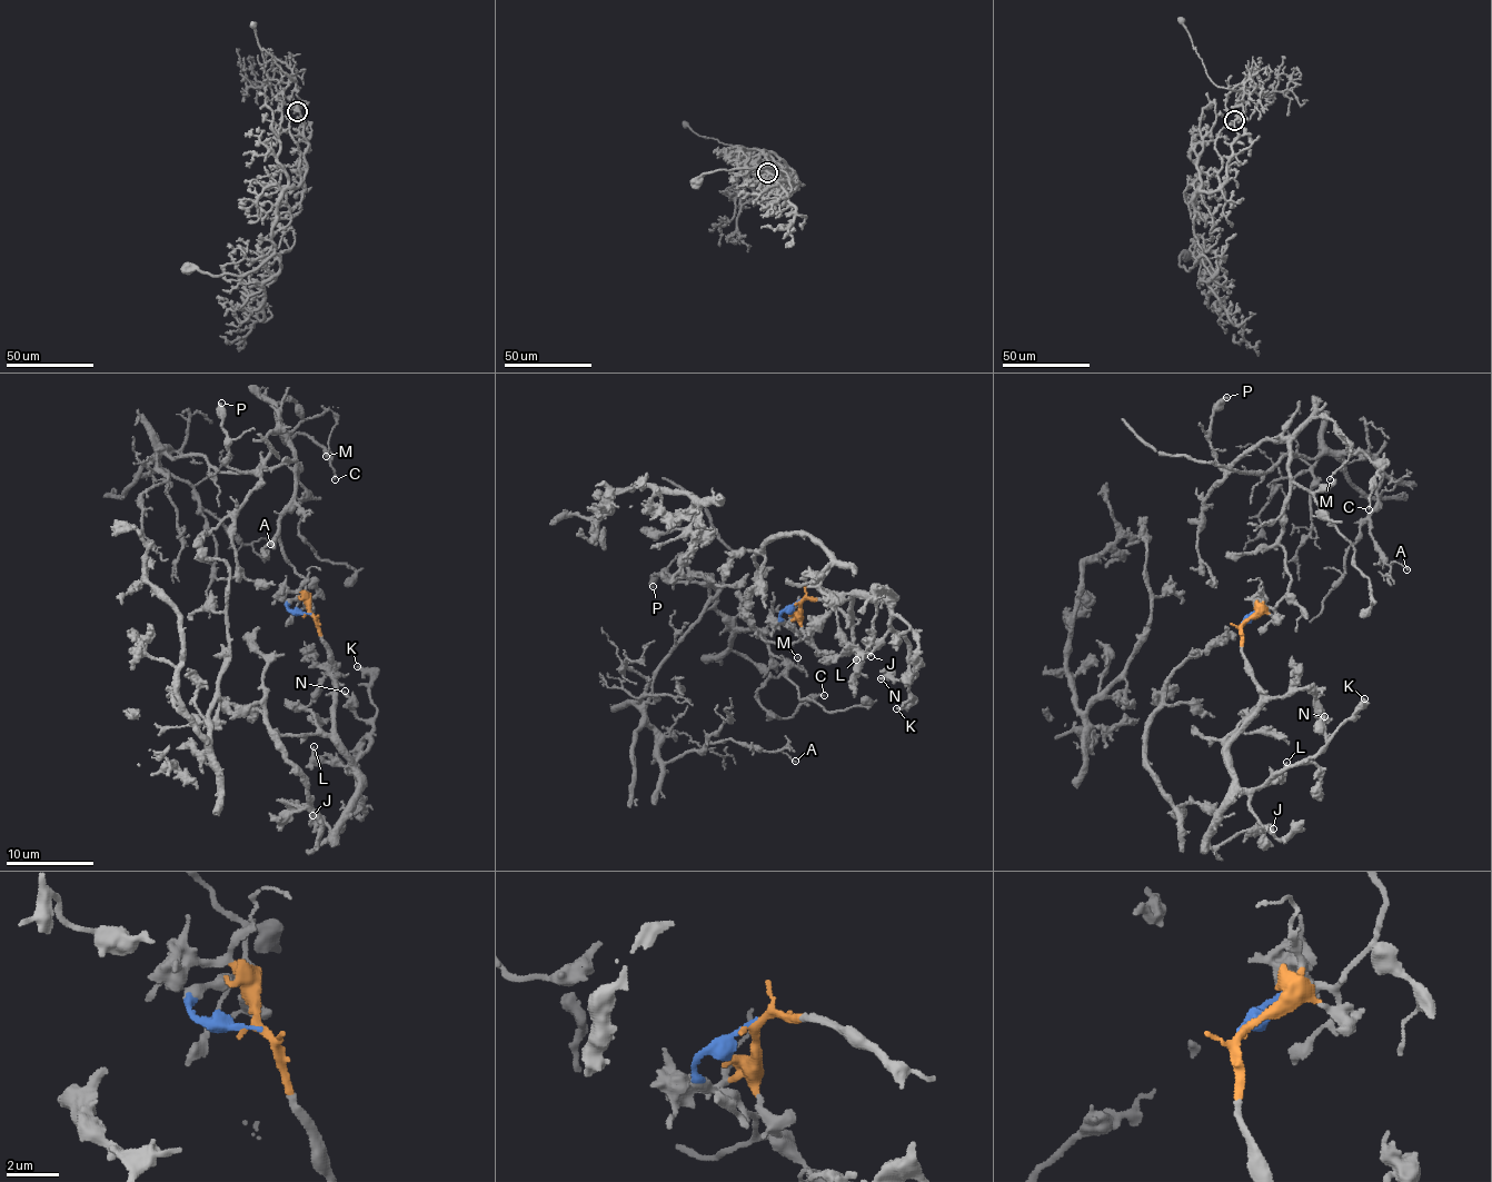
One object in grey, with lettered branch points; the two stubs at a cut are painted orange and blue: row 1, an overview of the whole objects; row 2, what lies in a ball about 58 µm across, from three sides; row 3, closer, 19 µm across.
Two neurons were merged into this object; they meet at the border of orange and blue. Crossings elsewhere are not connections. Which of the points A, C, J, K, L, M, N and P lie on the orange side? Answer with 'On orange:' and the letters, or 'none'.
On orange: J, K, L, N

